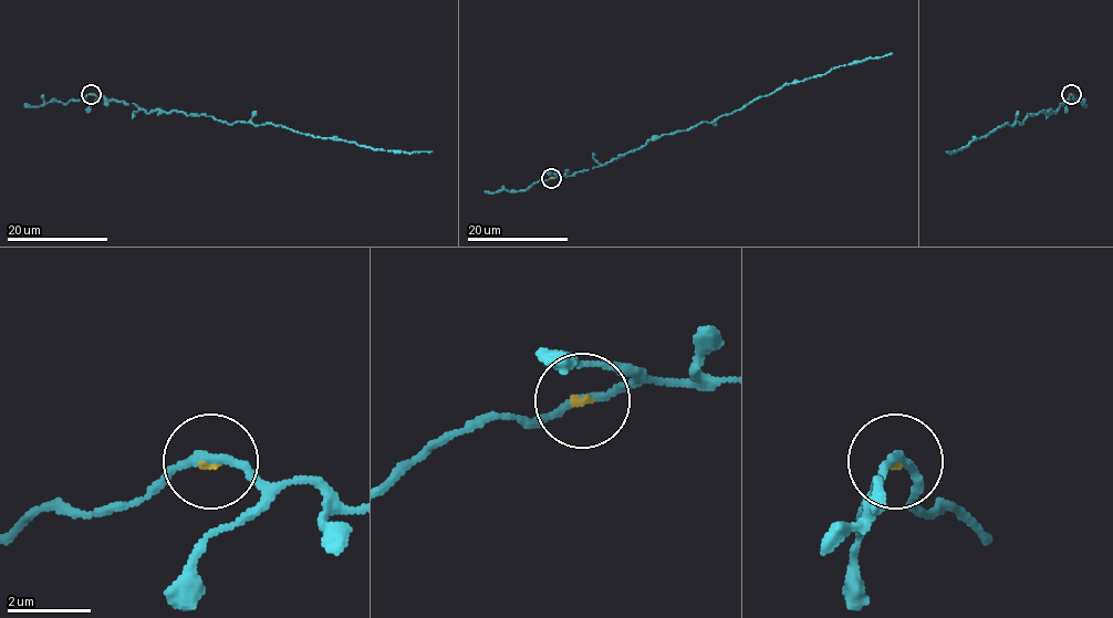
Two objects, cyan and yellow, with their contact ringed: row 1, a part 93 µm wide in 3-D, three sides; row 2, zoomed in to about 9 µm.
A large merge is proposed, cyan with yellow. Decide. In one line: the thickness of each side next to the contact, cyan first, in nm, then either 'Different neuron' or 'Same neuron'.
Thickness 200 nm (cyan) against 80 nm. Same neuron

